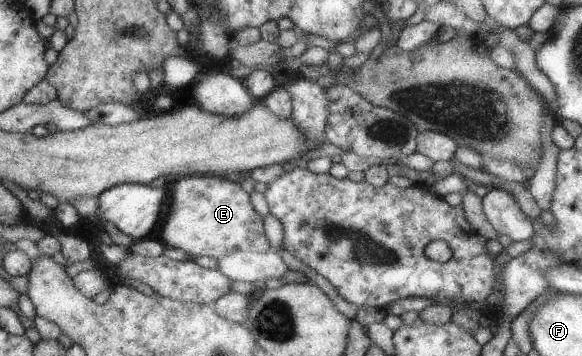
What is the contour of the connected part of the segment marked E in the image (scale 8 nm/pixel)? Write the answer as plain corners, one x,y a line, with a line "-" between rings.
187,175
173,181
170,188
171,204
167,208
159,234
159,240
166,247
181,248
187,258
210,256
215,259
225,256
235,249
254,253
266,253
270,250
267,238
263,233
262,216
255,212
249,203
249,195
243,191
239,183
217,175

